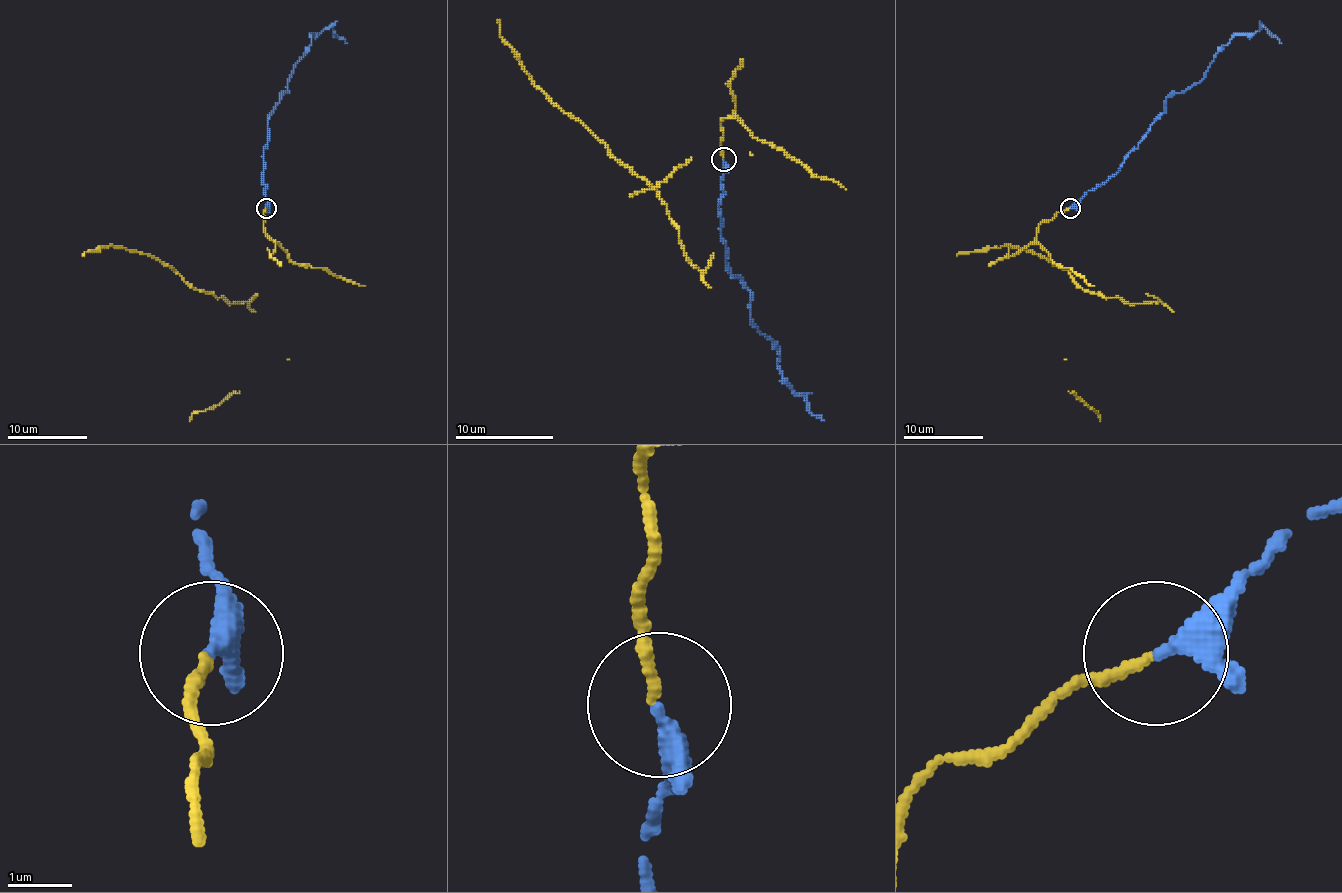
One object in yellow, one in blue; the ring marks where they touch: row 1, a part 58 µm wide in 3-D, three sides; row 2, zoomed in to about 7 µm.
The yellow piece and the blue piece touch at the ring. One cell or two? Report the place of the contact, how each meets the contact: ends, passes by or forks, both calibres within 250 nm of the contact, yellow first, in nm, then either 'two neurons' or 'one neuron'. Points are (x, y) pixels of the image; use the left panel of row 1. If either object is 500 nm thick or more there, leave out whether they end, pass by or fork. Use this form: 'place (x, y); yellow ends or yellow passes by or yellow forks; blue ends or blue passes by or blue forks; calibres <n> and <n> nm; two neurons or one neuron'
place (266, 208); yellow ends; blue passes by; calibres 150 and 240 nm; one neuron

